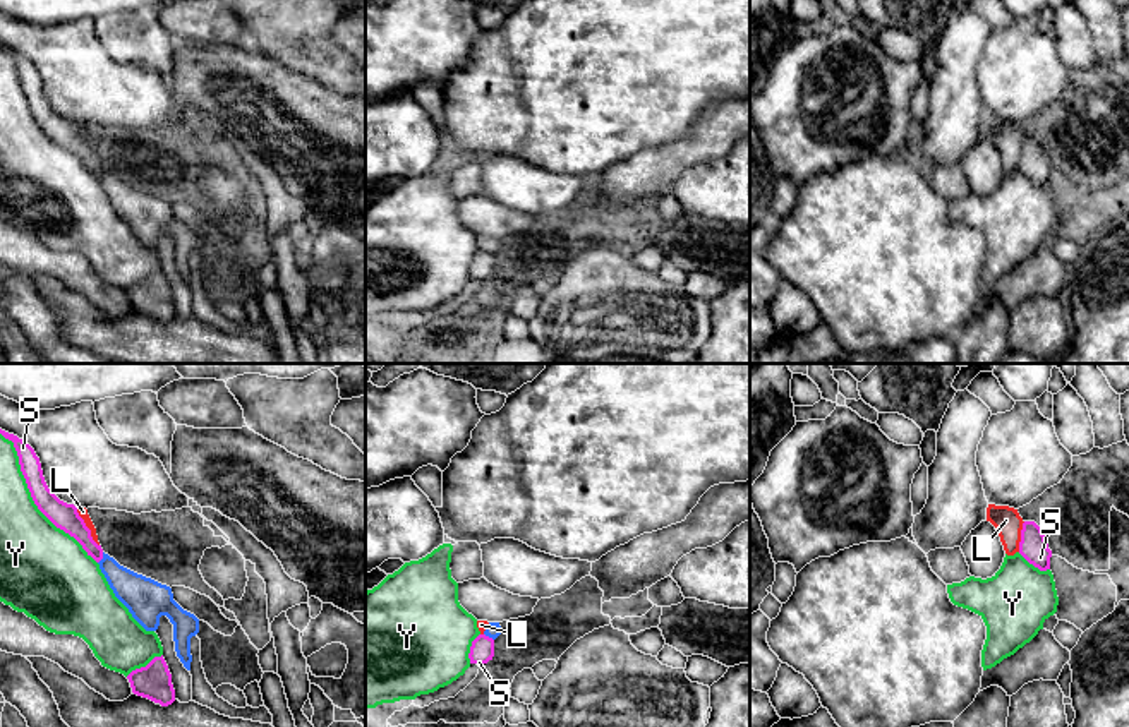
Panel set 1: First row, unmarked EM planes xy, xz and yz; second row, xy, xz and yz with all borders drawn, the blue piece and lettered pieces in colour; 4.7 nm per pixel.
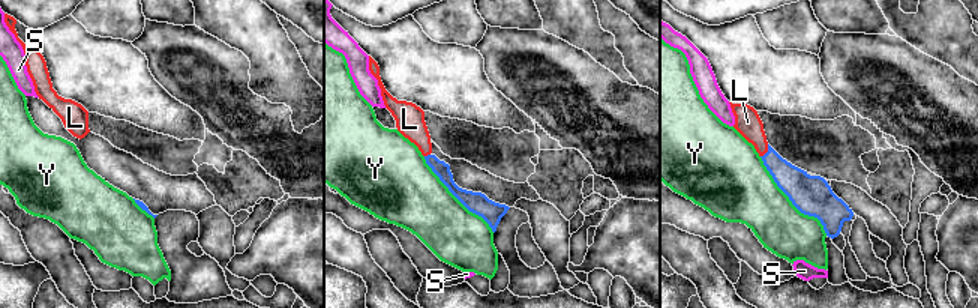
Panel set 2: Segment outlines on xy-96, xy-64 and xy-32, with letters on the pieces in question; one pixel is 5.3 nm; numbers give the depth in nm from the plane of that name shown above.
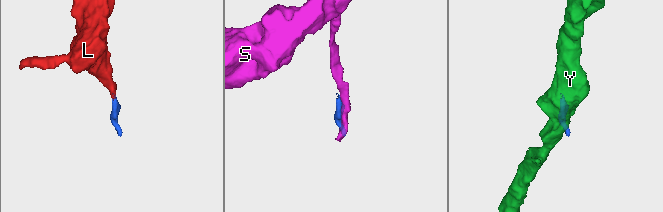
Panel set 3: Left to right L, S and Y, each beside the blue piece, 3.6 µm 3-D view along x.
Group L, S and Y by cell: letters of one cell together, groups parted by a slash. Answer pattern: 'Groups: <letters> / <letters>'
Groups: L / S / Y

